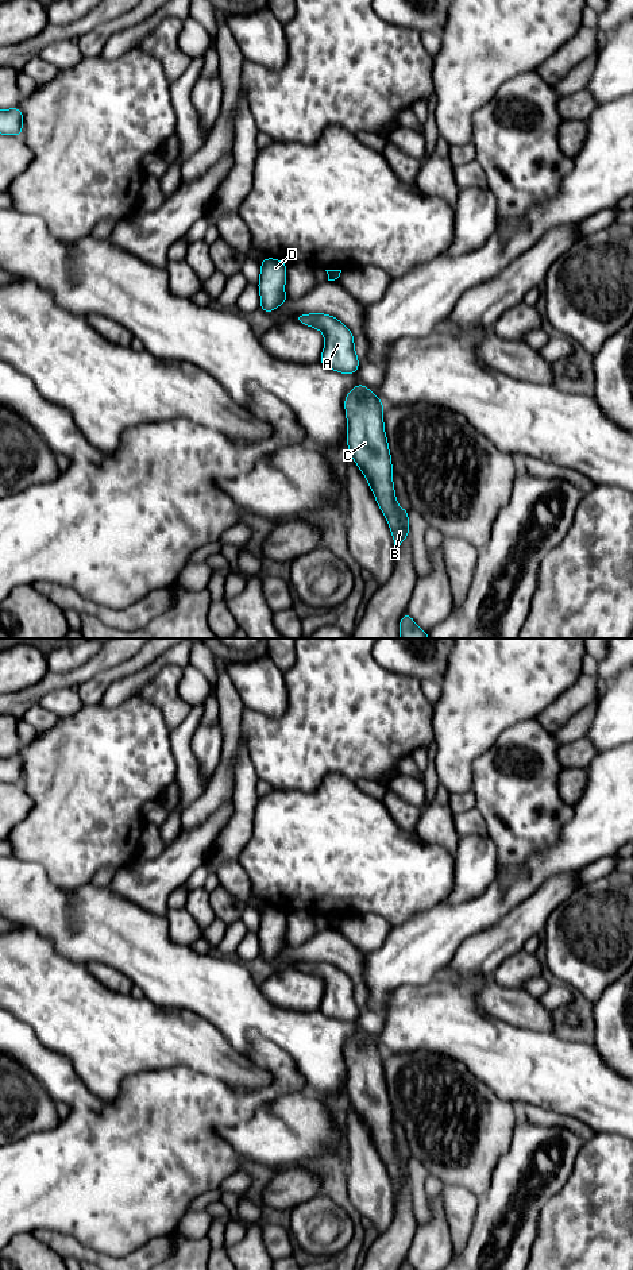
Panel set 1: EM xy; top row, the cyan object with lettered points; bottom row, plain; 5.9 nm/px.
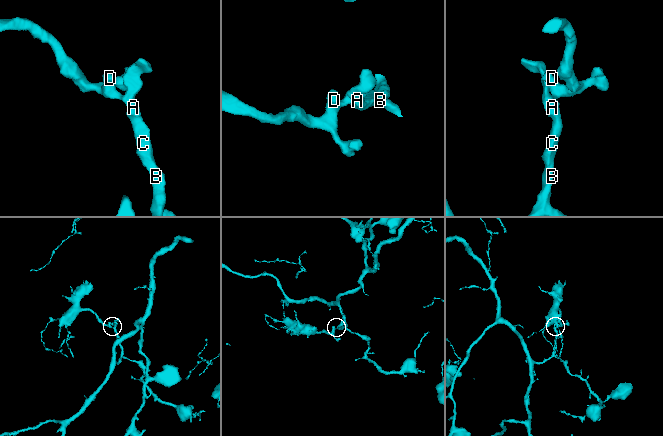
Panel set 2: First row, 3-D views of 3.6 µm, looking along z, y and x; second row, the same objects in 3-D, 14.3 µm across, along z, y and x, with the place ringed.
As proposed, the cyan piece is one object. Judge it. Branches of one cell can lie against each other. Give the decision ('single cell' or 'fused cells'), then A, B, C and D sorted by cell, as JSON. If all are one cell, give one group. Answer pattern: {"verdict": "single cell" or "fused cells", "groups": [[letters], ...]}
{"verdict": "single cell", "groups": [["A", "B", "C", "D"]]}

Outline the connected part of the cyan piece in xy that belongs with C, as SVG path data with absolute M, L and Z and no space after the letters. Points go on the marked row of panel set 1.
M359 383L344 399L350 456L366 476L390 526L394 549L409 536L409 510L401 509L393 485L391 455L385 433L381 399Z

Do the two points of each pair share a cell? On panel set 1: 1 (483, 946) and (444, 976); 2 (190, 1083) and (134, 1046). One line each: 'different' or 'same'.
1: different
2: different

